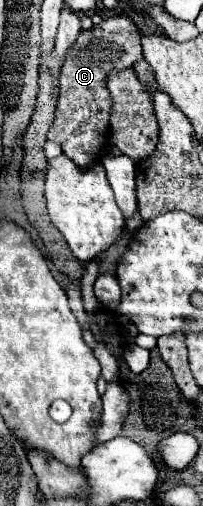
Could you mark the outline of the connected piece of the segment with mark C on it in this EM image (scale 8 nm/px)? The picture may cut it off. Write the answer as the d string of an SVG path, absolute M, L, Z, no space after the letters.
M110 17L82 31L76 43L66 53L66 61L60 71L60 93L54 123L48 129L48 139L56 141L64 155L68 155L76 165L84 167L94 163L96 153L106 143L108 119L112 111L110 91L106 87L108 77L116 71L130 69L142 57L140 31L128 17Z

